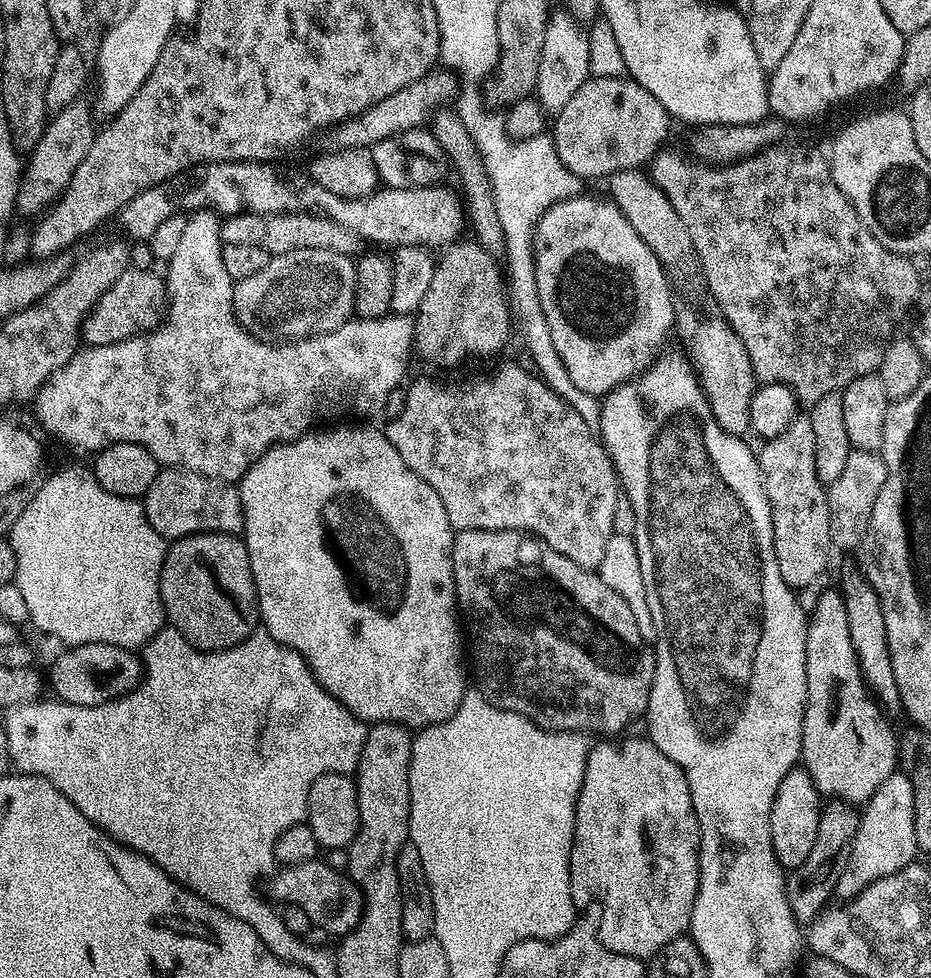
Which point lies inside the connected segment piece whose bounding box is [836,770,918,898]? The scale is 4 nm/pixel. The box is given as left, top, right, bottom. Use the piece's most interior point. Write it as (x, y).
(885, 843)

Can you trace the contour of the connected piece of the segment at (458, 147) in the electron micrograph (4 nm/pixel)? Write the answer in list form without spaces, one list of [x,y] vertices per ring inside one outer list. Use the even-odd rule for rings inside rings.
[[[443,108],[436,112],[430,121],[430,130],[439,145],[443,146],[444,155],[449,163],[454,162],[454,168],[460,176],[462,196],[469,223],[474,224],[475,241],[492,255],[501,255],[505,248],[505,234],[498,219],[497,207],[494,206],[492,183],[488,171],[482,162],[477,144],[470,138],[469,130],[463,125],[455,109]]]

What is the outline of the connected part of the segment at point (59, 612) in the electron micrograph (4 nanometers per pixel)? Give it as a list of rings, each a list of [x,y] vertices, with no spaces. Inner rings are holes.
[[[72,464],[54,473],[40,489],[35,489],[26,510],[14,523],[10,539],[16,559],[14,583],[18,590],[22,590],[31,627],[61,640],[61,645],[75,646],[98,641],[124,647],[143,646],[163,628],[166,617],[161,602],[160,576],[167,541],[150,526],[139,499],[111,496],[96,481],[95,471],[91,467]],[[68,620],[82,622],[68,628]]]

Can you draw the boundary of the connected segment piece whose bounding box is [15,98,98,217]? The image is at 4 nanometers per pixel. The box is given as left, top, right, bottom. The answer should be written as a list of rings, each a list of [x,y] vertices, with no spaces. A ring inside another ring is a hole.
[[[84,98],[75,100],[73,104],[66,106],[66,110],[55,113],[49,119],[38,146],[34,146],[27,157],[20,189],[16,195],[17,213],[21,212],[24,216],[33,215],[32,217],[43,213],[59,200],[70,178],[74,178],[74,170],[78,170],[78,162],[86,158],[86,150],[90,150],[98,131],[98,123],[96,124],[95,118],[92,117],[93,105],[89,101],[88,105],[86,101],[87,99]]]

